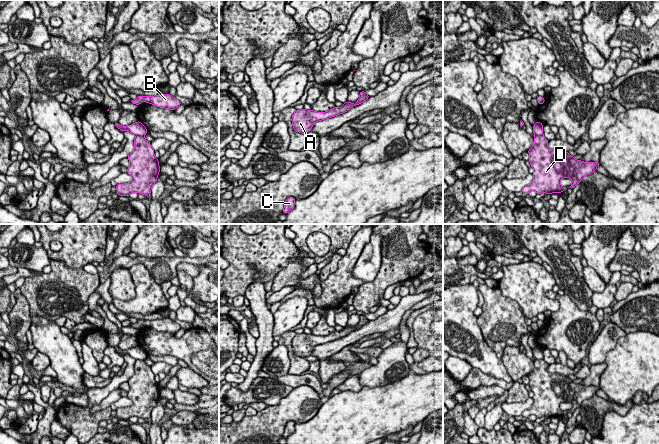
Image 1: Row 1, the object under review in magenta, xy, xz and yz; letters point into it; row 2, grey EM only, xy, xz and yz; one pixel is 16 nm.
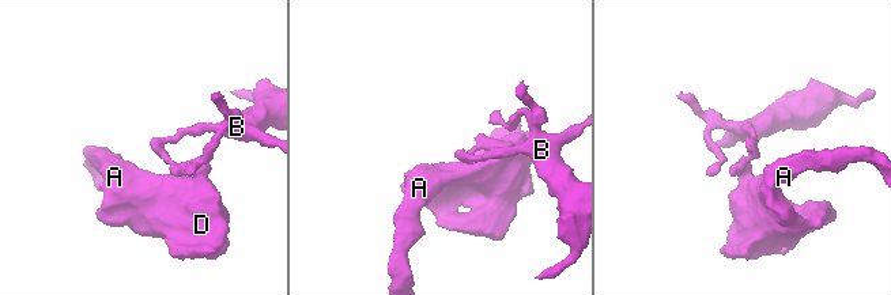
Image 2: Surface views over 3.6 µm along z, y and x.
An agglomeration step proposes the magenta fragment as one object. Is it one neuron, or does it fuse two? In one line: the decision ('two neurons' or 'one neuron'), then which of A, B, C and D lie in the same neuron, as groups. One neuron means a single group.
two neurons; A C D / B

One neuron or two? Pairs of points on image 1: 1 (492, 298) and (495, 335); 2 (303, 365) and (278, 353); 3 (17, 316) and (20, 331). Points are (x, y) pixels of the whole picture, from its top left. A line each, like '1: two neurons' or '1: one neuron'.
1: one neuron
2: two neurons
3: one neuron

